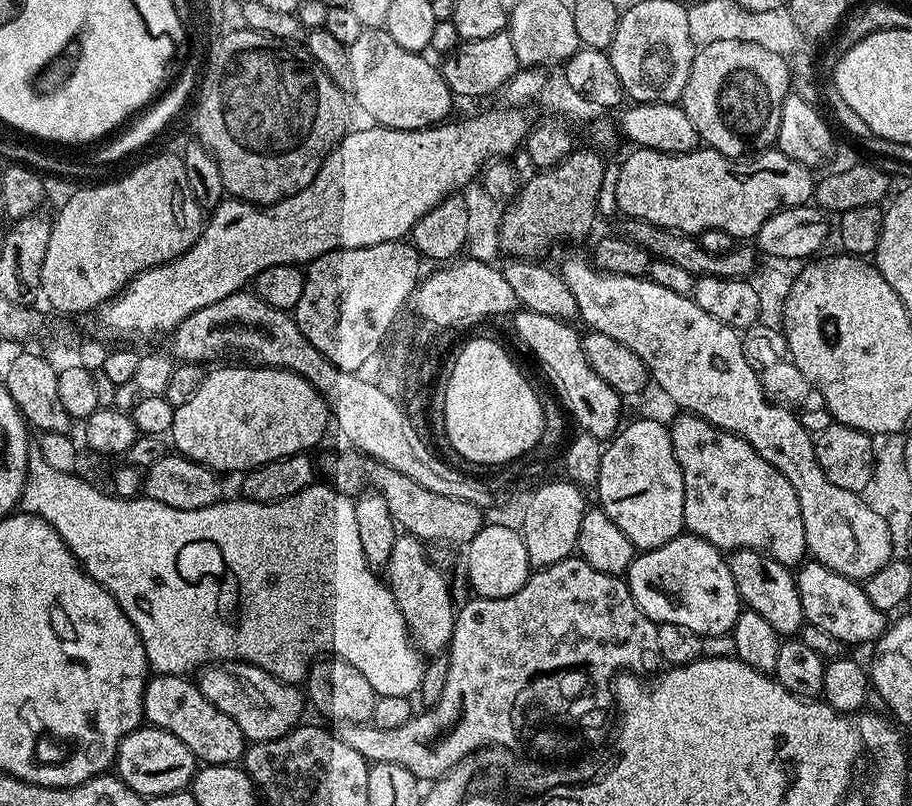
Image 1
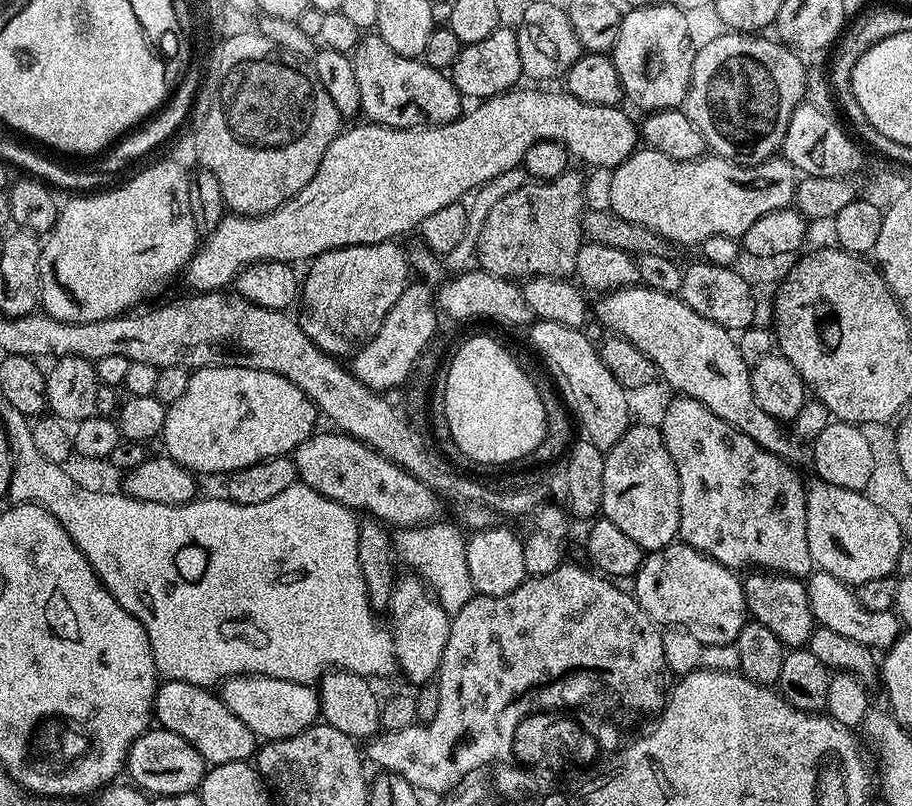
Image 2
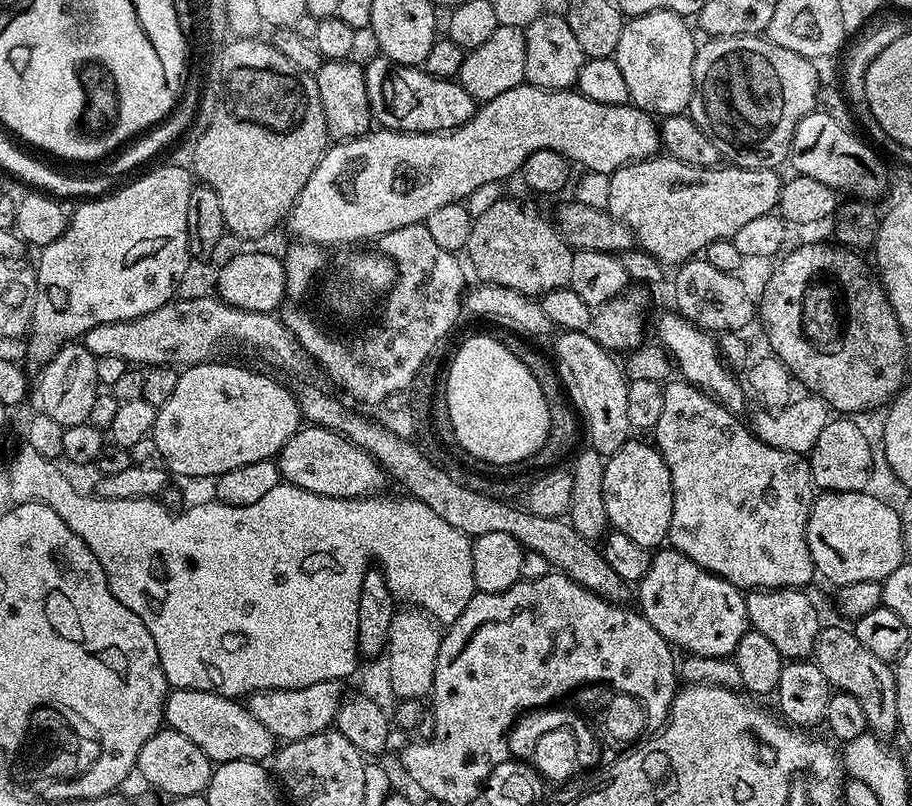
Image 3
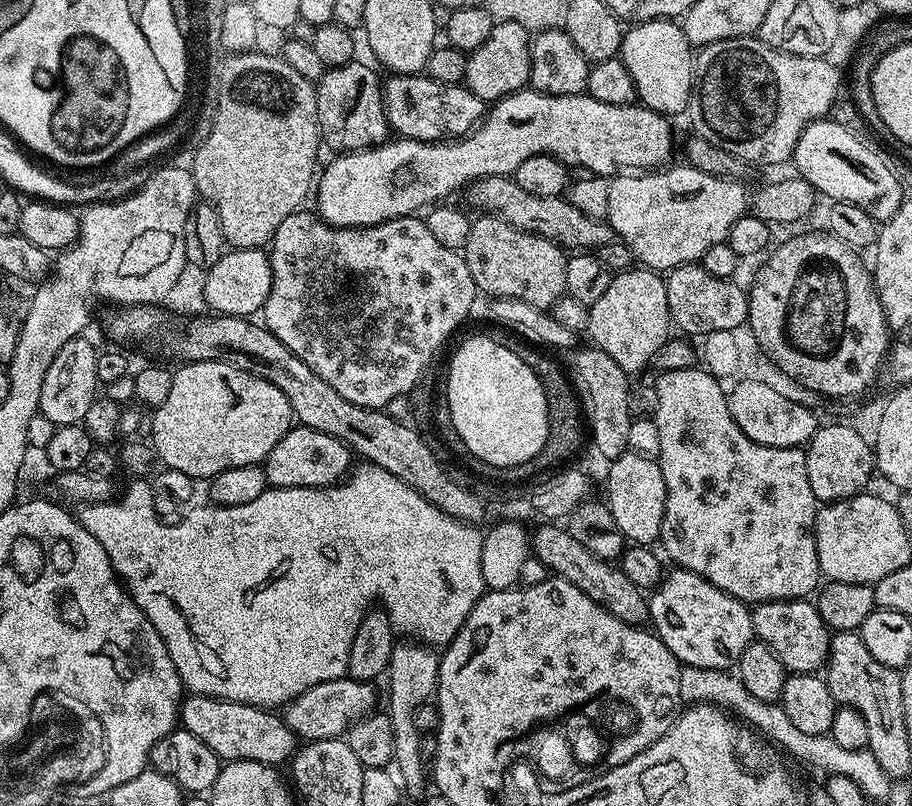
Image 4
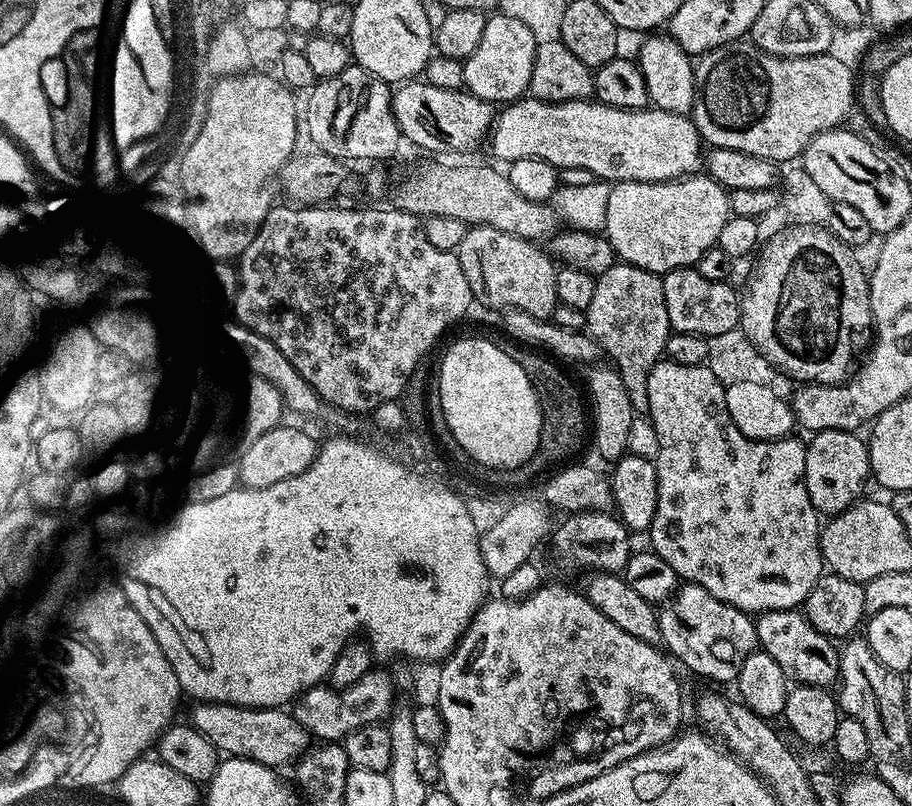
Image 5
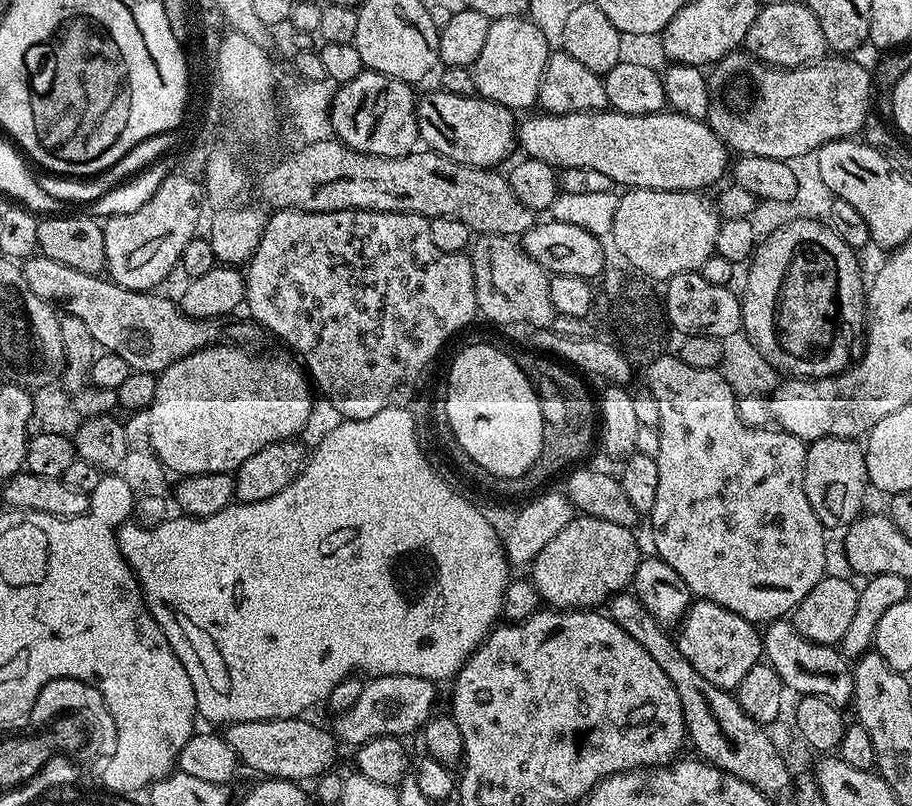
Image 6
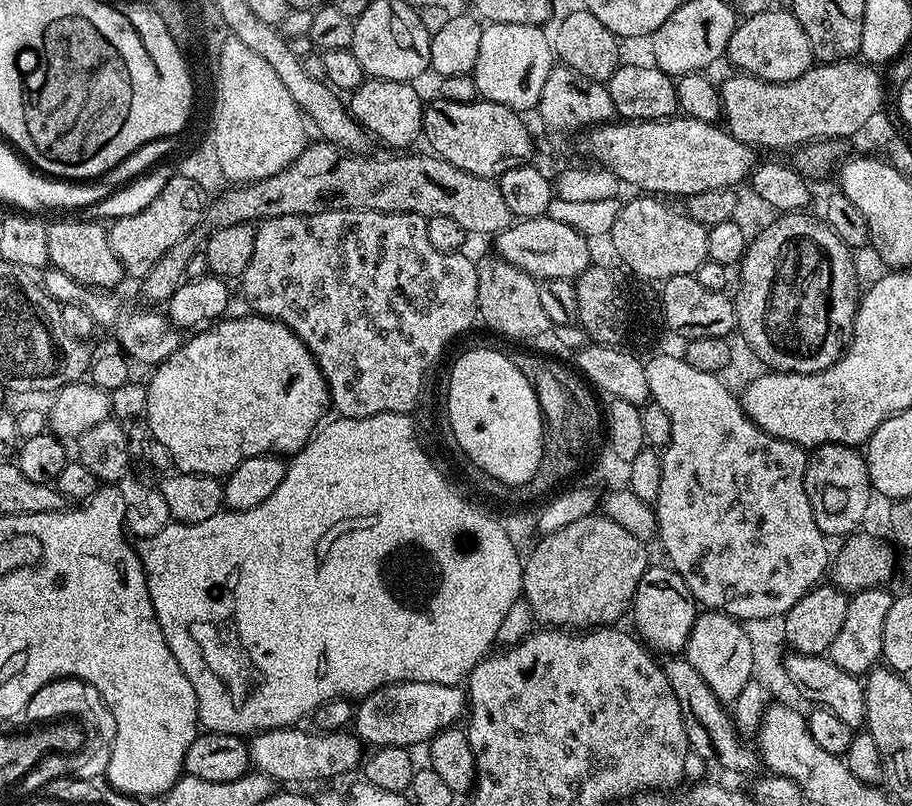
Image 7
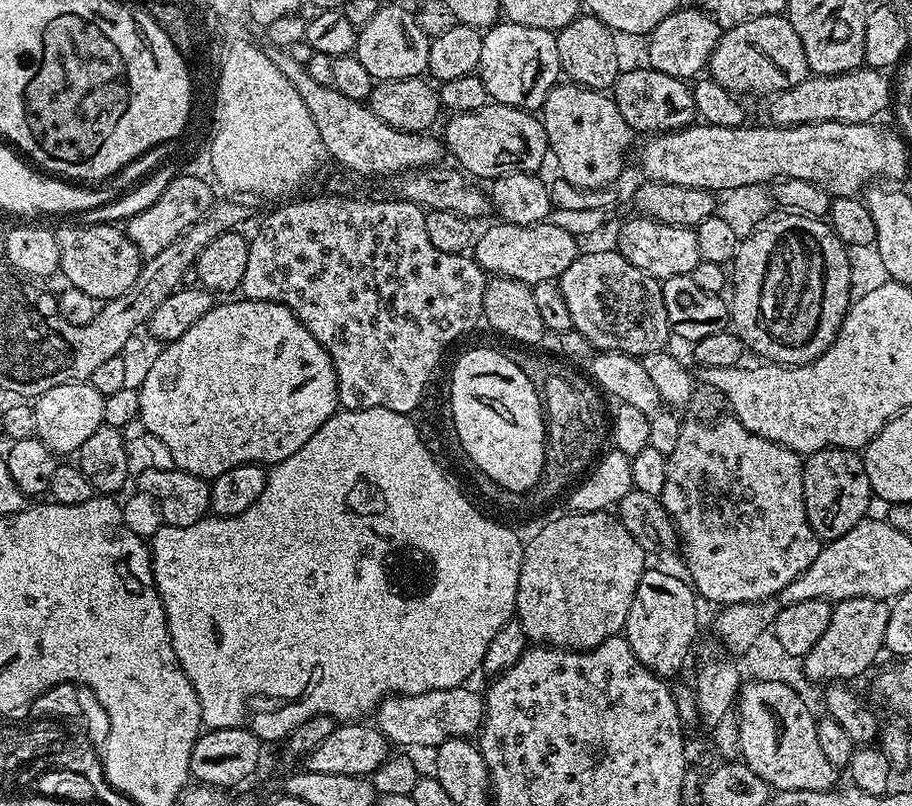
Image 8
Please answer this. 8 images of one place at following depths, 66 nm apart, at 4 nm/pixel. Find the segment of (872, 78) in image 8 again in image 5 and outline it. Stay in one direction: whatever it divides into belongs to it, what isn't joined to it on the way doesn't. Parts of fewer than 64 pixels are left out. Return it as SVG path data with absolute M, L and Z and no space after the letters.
M733 42L731 44L723 44L721 48L715 48L711 53L712 65L707 68L706 65L697 63L695 65L696 69L696 101L694 102L694 106L692 107L692 111L690 113L690 119L696 123L696 128L700 131L700 139L703 141L705 145L714 147L714 148L729 148L730 150L742 150L742 154L754 154L758 158L766 158L767 160L775 160L777 162L783 162L783 160L792 160L801 155L805 146L812 139L815 138L818 134L822 134L823 132L830 132L834 128L841 127L847 121L848 116L851 115L854 109L854 105L858 100L858 80L854 75L854 68L850 66L846 66L845 63L838 62L834 57L830 57L827 54L822 56L775 56L774 54L766 54L761 48L756 47L755 44L751 42Z

